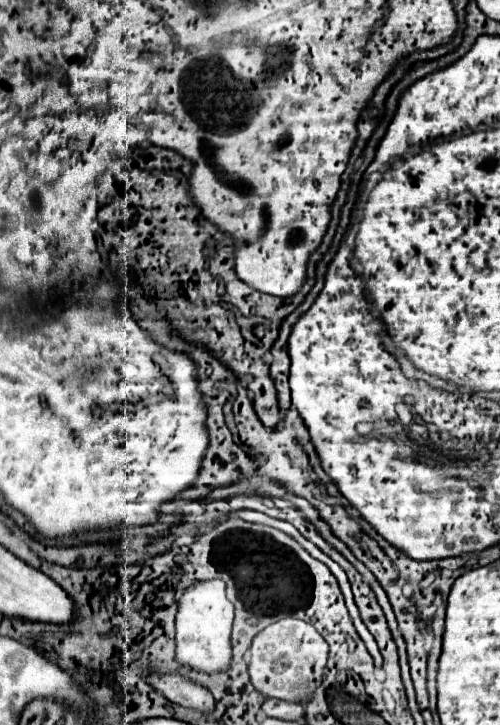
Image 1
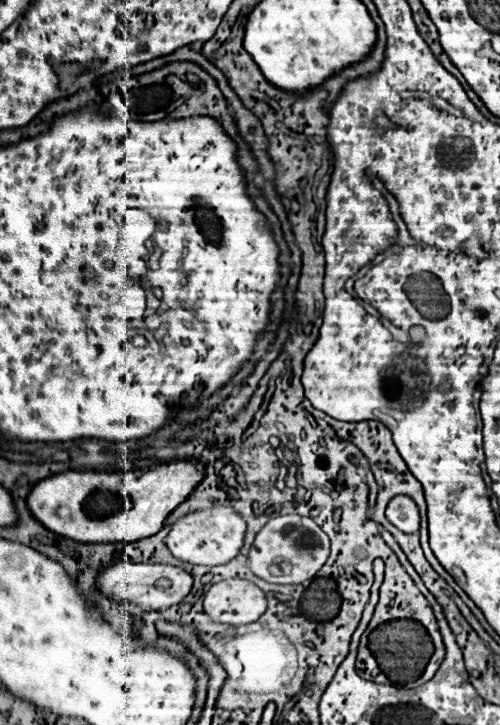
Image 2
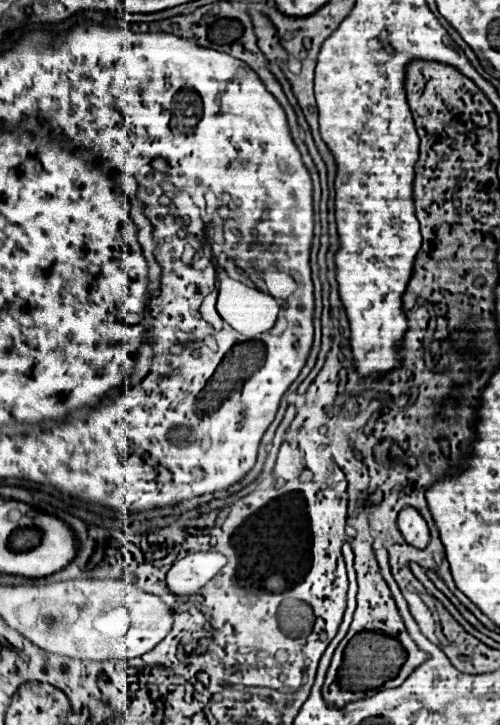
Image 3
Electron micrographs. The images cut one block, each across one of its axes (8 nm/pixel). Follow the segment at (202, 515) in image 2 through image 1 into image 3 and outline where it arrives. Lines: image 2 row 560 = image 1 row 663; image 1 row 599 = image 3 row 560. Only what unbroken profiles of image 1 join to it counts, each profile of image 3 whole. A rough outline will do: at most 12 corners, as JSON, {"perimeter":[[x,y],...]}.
{"perimeter":[[194,552],[166,574],[176,596],[198,594],[224,566],[220,552]]}

